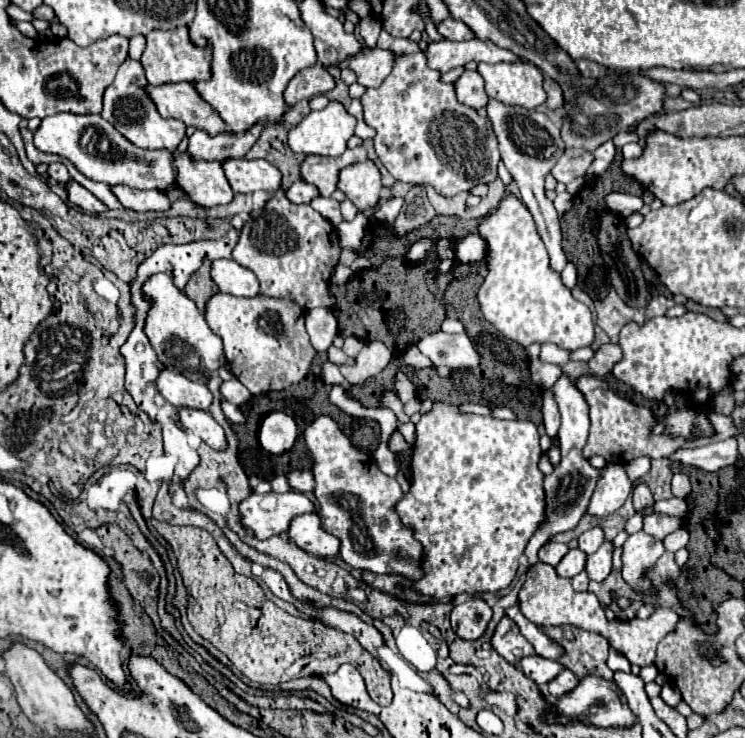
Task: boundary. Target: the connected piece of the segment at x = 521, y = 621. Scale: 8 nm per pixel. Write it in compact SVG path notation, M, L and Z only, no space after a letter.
M514 606L514 608L508 610L508 618L512 618L512 620L516 622L516 626L518 626L520 632L522 632L522 636L534 646L534 650L536 650L538 656L558 660L558 658L564 654L562 648L560 648L556 642L552 642L542 630L538 630L538 626L532 624L532 622L520 612L518 606Z

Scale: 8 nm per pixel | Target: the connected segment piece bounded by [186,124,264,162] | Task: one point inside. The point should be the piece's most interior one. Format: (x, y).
(201, 146)

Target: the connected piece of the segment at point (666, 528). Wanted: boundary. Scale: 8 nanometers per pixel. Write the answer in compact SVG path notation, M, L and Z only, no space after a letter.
M658 512L644 516L644 532L652 534L654 538L664 540L668 534L676 532L678 528L680 528L680 518L674 518L668 514L658 514Z

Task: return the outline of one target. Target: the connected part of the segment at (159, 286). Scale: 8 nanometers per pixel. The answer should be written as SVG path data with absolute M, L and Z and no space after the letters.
M154 274L146 284L144 284L144 294L152 300L152 310L146 320L146 336L150 338L150 344L154 352L158 354L158 360L168 368L174 370L188 380L194 382L208 382L208 376L216 376L218 368L226 364L224 348L220 336L216 336L206 320L204 314L196 308L196 304L180 292L172 278L166 274Z

